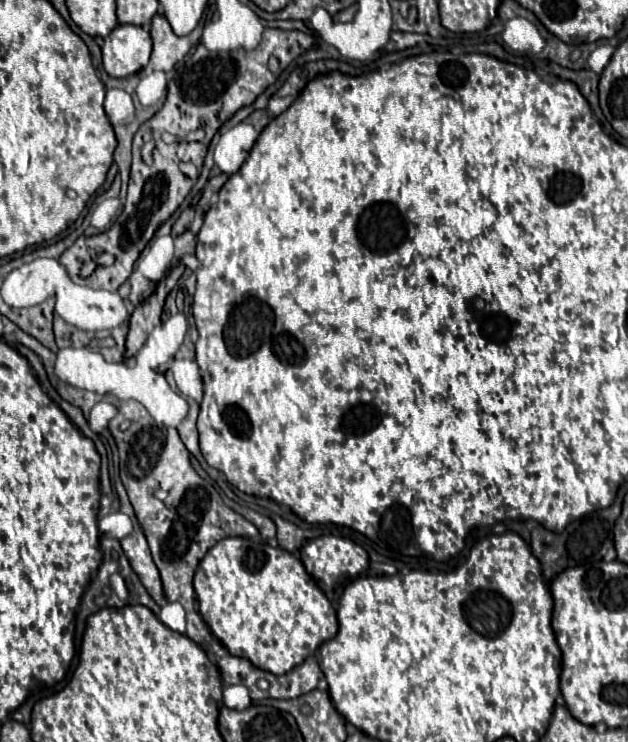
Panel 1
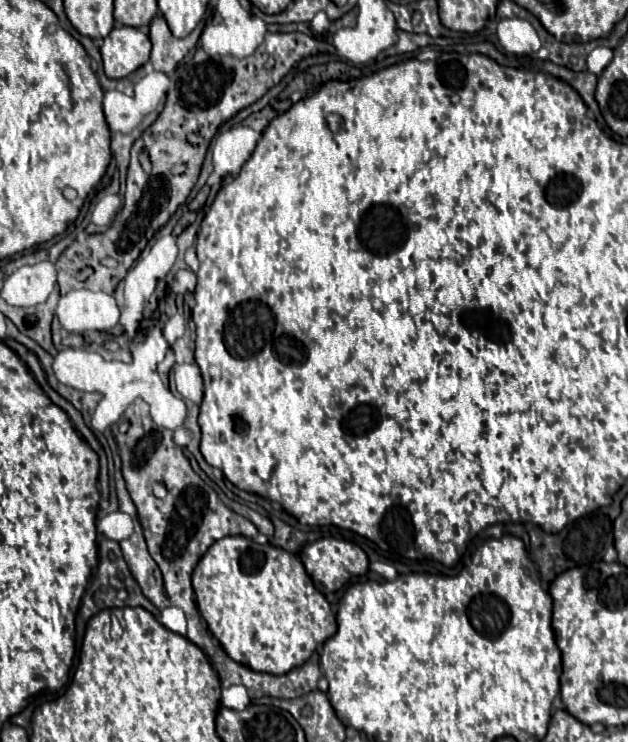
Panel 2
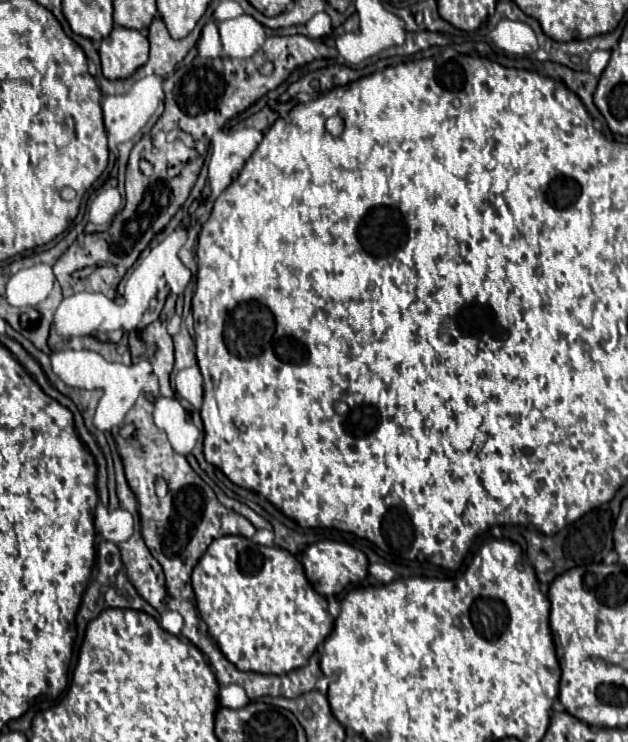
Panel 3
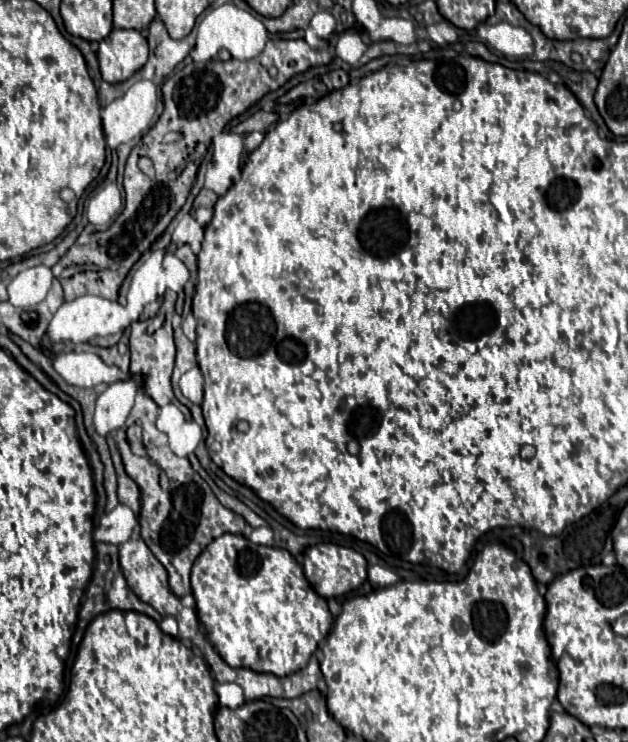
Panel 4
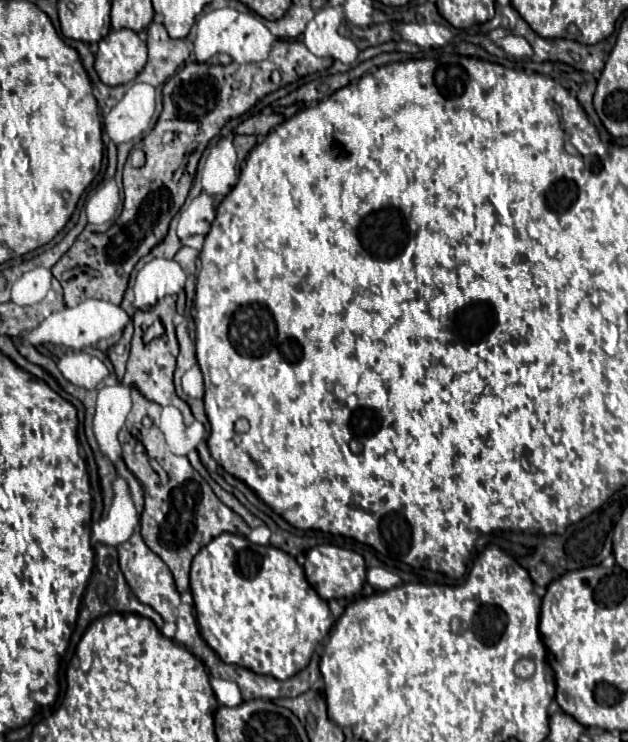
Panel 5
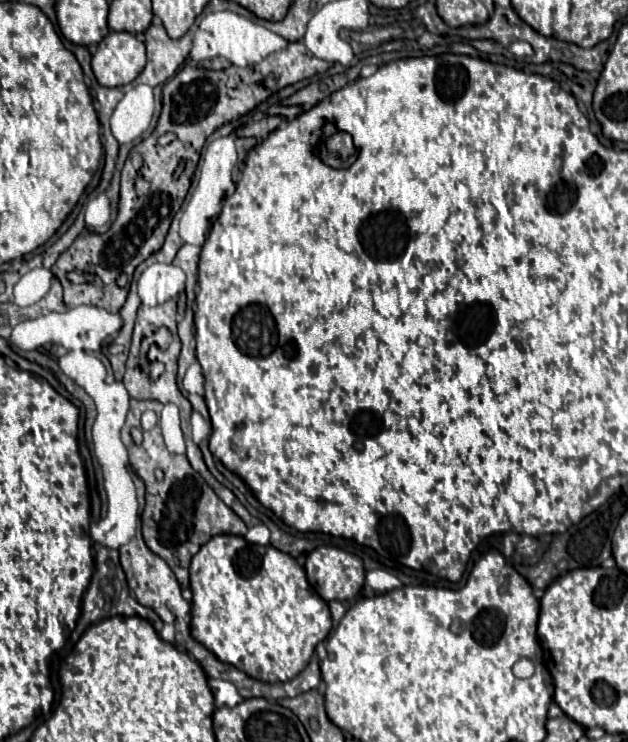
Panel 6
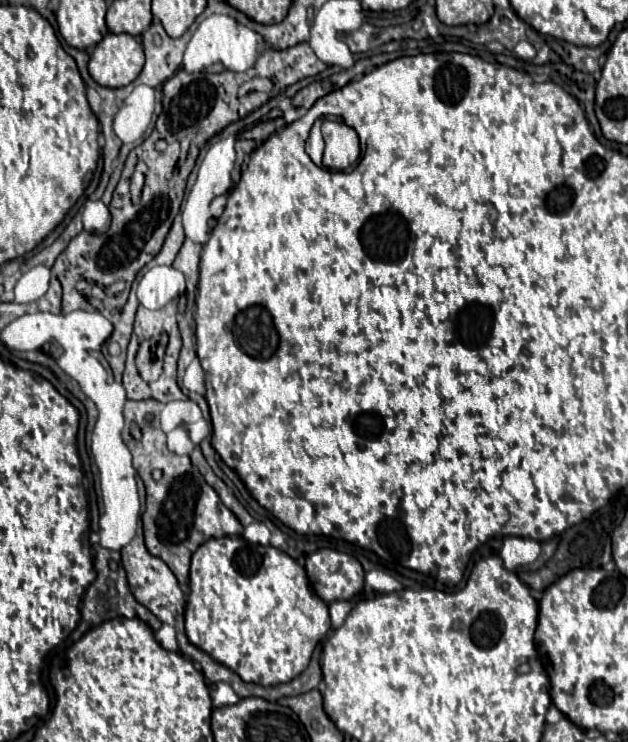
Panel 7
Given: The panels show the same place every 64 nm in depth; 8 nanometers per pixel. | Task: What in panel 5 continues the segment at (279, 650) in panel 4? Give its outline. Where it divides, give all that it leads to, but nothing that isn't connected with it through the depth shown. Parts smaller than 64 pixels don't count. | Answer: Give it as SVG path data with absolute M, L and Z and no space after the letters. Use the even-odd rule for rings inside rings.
M220 534L204 546L190 570L202 638L226 662L286 680L304 670L334 618L328 602L308 584L302 566L280 548L258 546L238 534Z

